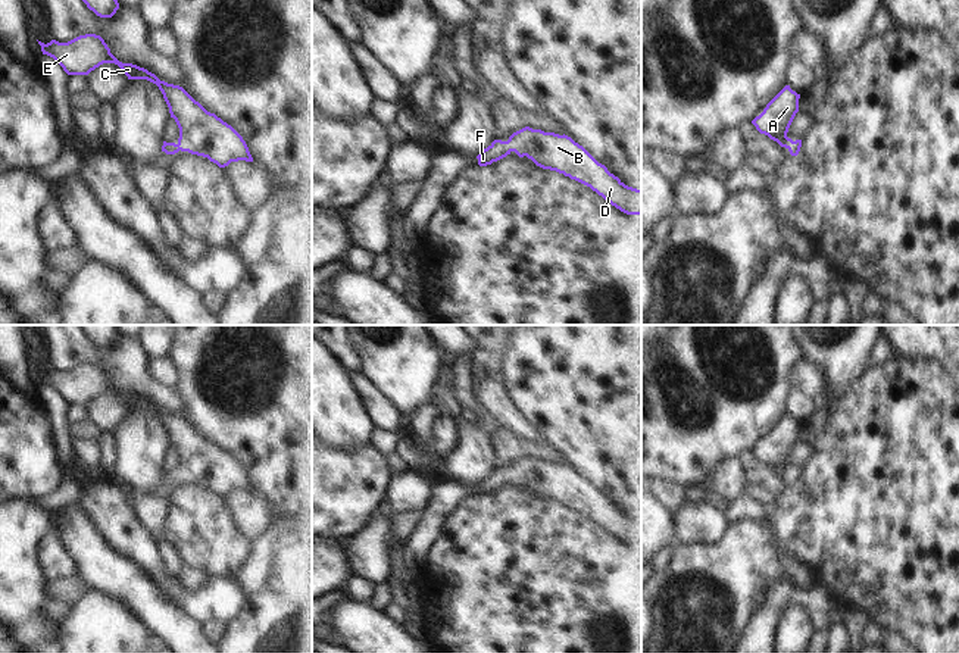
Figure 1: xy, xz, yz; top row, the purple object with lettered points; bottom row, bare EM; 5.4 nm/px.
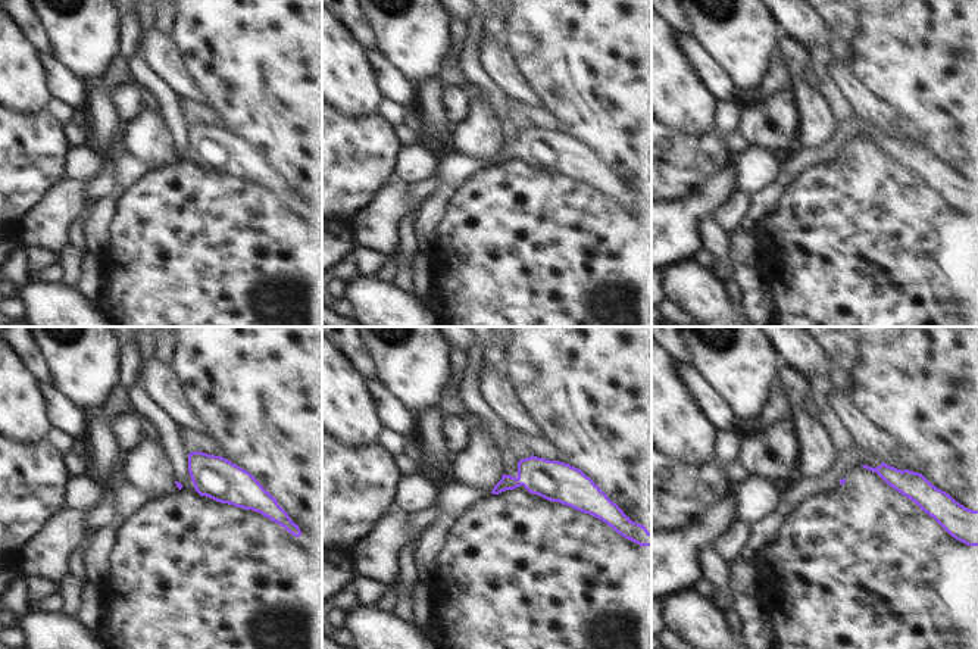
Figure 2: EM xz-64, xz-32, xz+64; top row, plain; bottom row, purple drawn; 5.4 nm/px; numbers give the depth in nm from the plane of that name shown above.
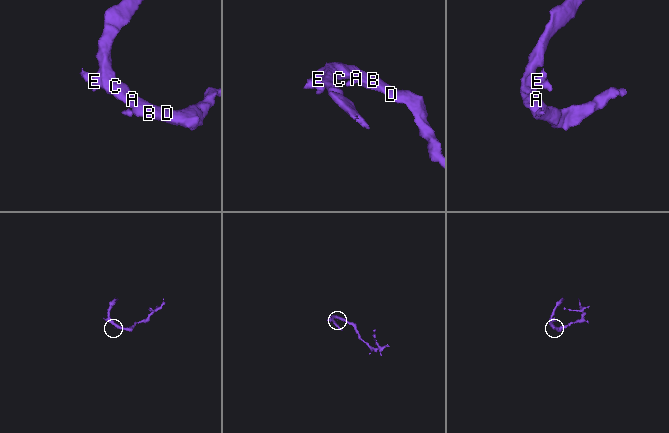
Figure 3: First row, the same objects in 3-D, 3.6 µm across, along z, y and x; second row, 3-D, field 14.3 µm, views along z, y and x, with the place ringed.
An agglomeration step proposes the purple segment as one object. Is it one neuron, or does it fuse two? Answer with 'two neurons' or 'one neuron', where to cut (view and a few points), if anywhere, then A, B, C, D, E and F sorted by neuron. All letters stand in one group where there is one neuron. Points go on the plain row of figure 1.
one neuron; cut none; groups A B C D E F

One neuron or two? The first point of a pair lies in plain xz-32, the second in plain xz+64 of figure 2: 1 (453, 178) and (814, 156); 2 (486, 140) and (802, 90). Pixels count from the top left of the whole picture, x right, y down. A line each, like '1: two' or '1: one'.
1: one
2: one

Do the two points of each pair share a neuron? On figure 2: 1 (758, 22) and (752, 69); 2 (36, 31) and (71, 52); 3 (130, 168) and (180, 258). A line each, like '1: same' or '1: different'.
1: same
2: different
3: different

